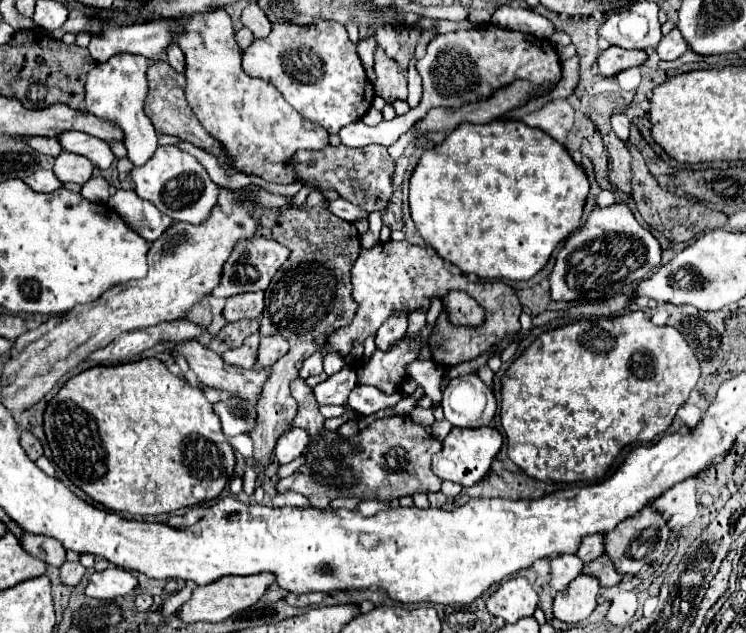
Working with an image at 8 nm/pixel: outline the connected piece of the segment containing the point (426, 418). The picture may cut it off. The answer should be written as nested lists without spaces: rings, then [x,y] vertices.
[[[415,406],[411,412],[409,412],[411,420],[413,422],[419,422],[419,424],[425,424],[425,428],[429,428],[435,418],[433,418],[433,410],[431,408],[421,408],[421,406]]]

